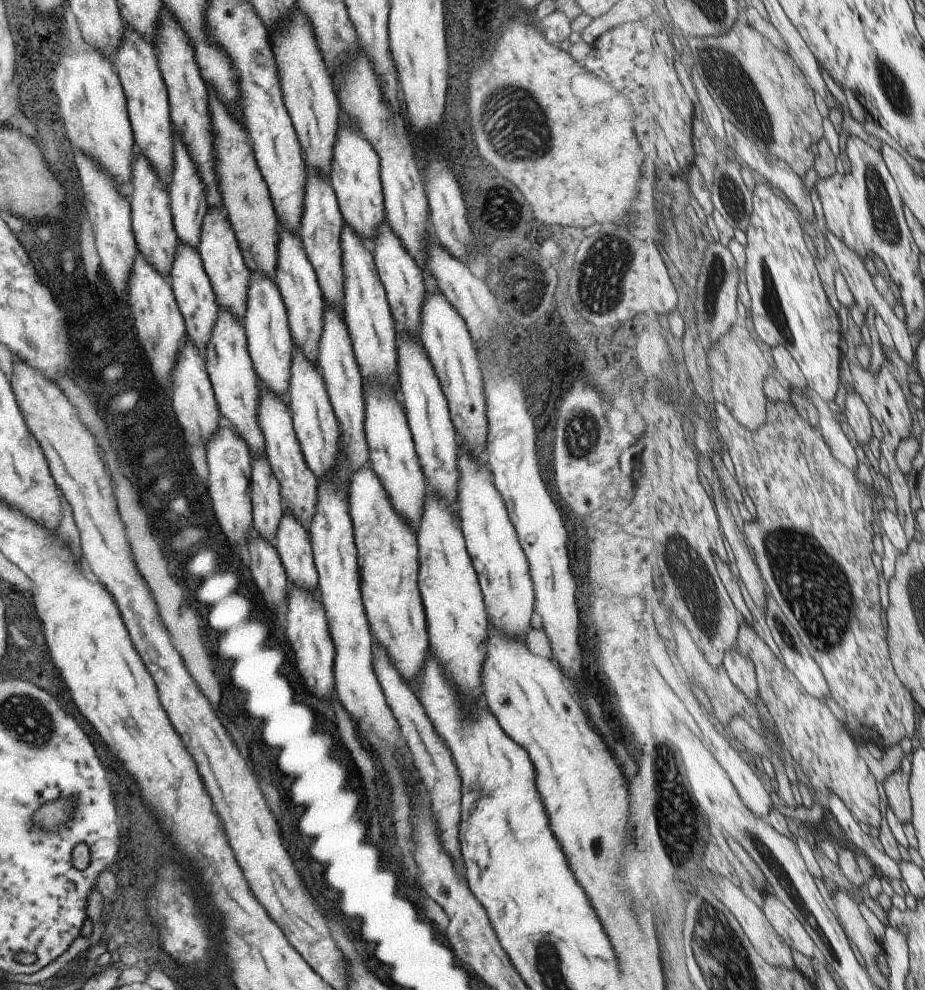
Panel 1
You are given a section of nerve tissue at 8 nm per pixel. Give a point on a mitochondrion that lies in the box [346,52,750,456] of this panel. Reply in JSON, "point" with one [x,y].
{"point":[519,138]}

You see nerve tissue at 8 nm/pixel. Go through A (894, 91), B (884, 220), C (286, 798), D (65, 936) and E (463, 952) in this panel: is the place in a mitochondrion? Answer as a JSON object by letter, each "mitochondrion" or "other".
{"A":"mitochondrion","B":"mitochondrion","C":"other","D":"other","E":"other"}

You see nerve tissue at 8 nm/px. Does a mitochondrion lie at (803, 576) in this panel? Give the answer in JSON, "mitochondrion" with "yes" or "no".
{"mitochondrion":"yes"}

